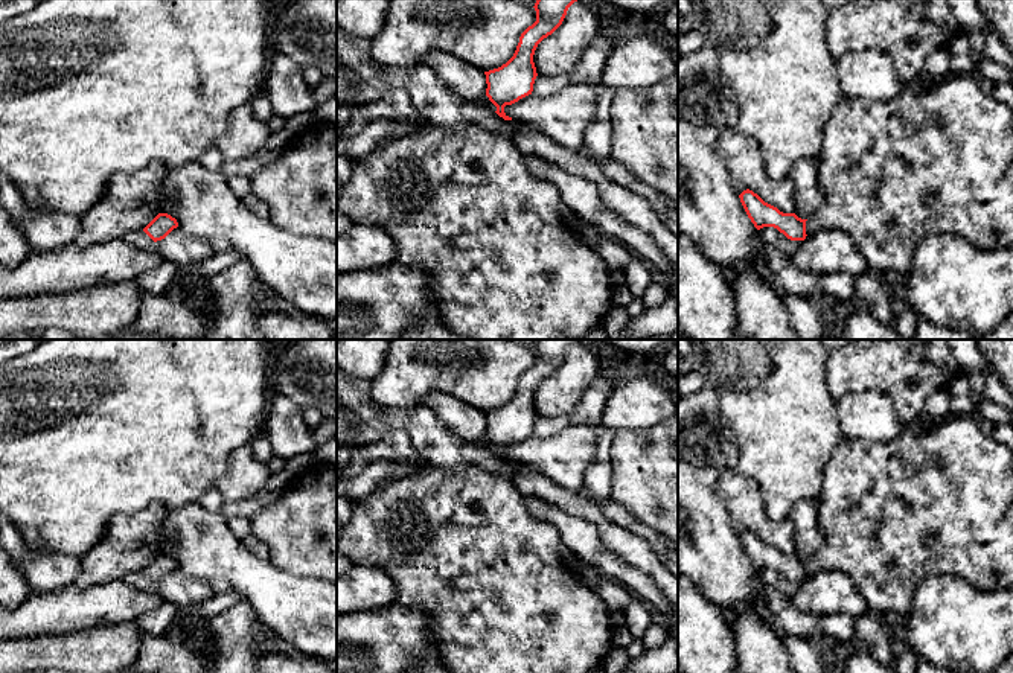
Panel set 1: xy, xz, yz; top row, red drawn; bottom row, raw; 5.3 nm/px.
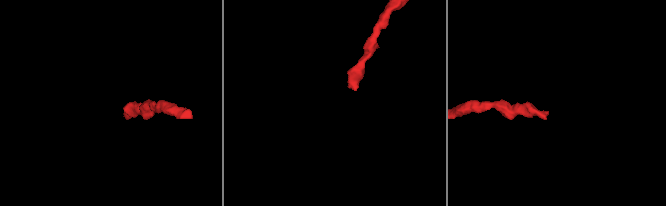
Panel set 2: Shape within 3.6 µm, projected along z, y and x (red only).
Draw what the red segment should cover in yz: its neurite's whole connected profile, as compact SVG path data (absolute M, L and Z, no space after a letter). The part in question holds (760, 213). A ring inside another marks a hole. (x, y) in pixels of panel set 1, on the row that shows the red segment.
M949 75L923 88L905 85L902 91L890 100L870 100L844 96L824 126L820 155L820 187L823 192L823 203L807 219L801 219L795 213L780 212L749 189L739 195L748 218L757 230L774 227L791 241L804 241L807 236L821 230L842 230L853 239L858 251L868 265L868 271L876 274L893 273L908 276L919 242L934 234L961 236L976 248L986 250L1013 247L1013 111L979 87L978 75Z

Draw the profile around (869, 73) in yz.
M853 50L836 59L836 70L841 91L847 97L890 100L905 87L893 58L884 50Z

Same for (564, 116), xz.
M568 84L550 96L529 94L504 107L506 116L529 125L571 151L585 143L585 131L594 122L597 93L586 84Z

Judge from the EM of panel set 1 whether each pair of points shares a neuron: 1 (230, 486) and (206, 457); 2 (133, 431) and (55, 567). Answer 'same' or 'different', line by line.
1: different
2: different

